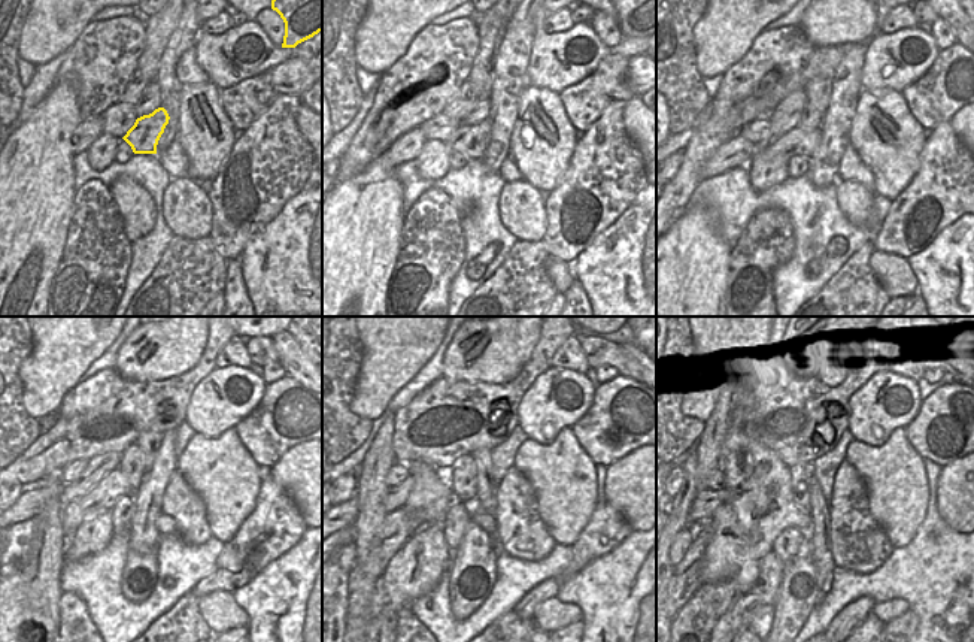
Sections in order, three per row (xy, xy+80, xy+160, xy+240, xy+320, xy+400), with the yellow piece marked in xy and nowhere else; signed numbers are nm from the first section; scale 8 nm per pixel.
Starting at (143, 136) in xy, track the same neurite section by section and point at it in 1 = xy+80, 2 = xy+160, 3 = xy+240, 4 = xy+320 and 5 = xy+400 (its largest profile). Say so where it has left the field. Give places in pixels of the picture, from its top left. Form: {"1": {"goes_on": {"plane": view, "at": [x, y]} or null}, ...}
{"1": {"goes_on": {"plane": "xy+80", "at": [472, 141]}}, "2": {"goes_on": {"plane": "xy+160", "at": [795, 142]}}, "3": {"goes_on": {"plane": "xy+240", "at": [102, 499]}}, "4": {"goes_on": {"plane": "xy+320", "at": [403, 520]}}, "5": {"goes_on": {"plane": "xy+400", "at": [697, 548]}}}

